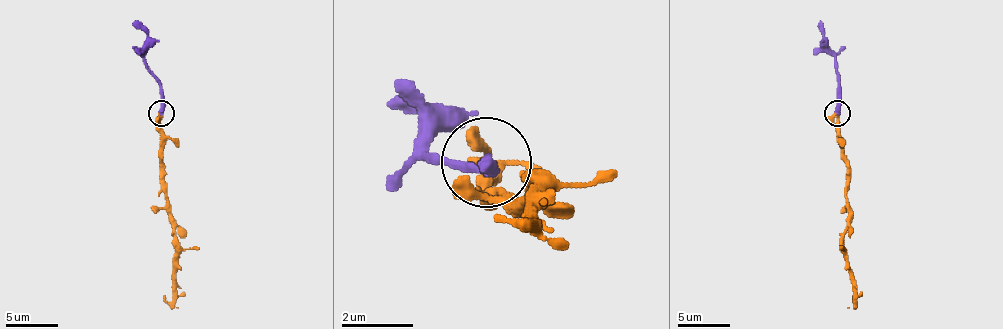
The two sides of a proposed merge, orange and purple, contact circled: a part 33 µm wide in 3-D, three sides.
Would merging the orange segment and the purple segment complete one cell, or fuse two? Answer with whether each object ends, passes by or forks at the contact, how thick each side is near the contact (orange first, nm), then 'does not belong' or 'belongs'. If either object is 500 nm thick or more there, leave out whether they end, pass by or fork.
orange passes by; purple ends; calibres 240 and 400 nm; belongs

